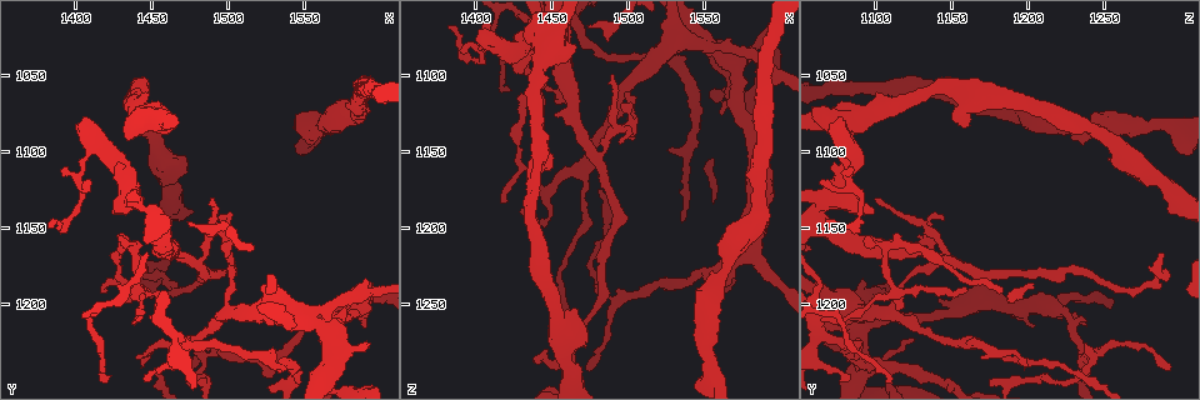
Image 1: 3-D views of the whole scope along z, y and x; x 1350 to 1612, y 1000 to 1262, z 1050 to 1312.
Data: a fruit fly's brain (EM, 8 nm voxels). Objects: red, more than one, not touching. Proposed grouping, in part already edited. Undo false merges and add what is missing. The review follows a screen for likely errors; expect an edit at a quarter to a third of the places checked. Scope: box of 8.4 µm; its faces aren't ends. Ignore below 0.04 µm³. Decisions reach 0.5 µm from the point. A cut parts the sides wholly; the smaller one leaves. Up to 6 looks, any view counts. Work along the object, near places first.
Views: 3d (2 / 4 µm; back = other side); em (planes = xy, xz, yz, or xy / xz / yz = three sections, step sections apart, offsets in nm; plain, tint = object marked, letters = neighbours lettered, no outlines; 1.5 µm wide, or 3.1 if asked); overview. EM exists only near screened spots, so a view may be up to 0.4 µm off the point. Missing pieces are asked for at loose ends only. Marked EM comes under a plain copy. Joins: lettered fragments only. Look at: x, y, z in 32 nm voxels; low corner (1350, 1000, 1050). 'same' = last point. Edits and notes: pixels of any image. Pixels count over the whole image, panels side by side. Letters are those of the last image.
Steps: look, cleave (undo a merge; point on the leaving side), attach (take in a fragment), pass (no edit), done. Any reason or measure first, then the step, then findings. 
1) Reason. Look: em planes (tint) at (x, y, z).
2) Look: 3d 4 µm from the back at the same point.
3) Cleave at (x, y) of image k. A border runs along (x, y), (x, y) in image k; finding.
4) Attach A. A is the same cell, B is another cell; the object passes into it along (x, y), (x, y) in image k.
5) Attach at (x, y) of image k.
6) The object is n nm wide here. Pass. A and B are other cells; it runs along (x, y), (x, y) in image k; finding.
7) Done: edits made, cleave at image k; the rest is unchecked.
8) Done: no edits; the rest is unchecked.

Look: em planes (letters) at (1558, 1208, 1226).

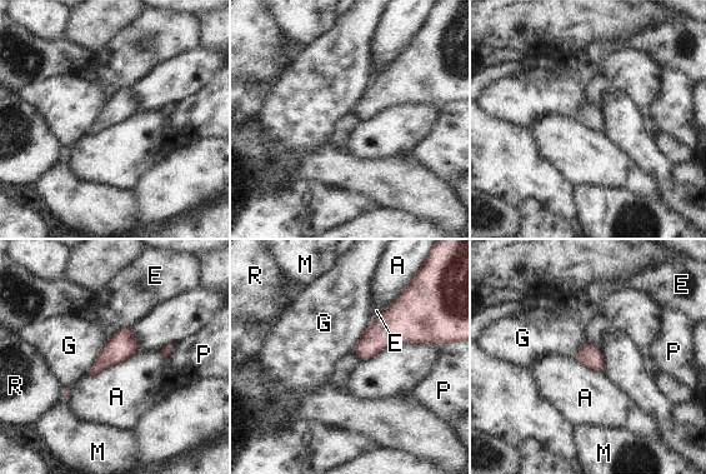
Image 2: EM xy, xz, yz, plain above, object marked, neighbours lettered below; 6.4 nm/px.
The object is 140 nm wide here. Pass. A, E, G, M, P and R are other cells; continuous, no second neuron.

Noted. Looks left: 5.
Look: em planes (letters) at (1566, 1082, 1228).

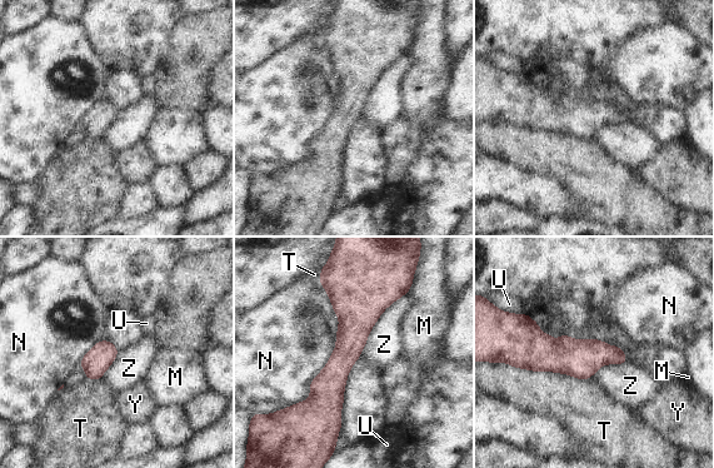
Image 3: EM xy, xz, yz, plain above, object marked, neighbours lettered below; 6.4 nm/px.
Pass. M, N, T, U, Y and Z are other cells; it runs along (350, 282), (334, 428) in image 3; one neuron here.

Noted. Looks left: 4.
Sharp bend. Look: 3d 4 µm from the back at (1490, 1152, 1134).

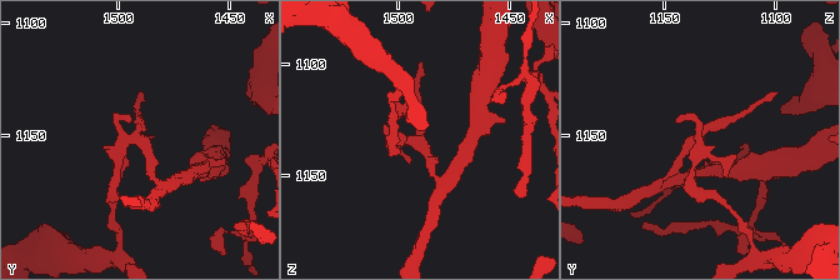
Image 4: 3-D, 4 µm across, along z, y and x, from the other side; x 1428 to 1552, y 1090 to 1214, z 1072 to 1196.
Need the tissue. Look: em yz step 4 (tint) at (1491, 1152, 1134).

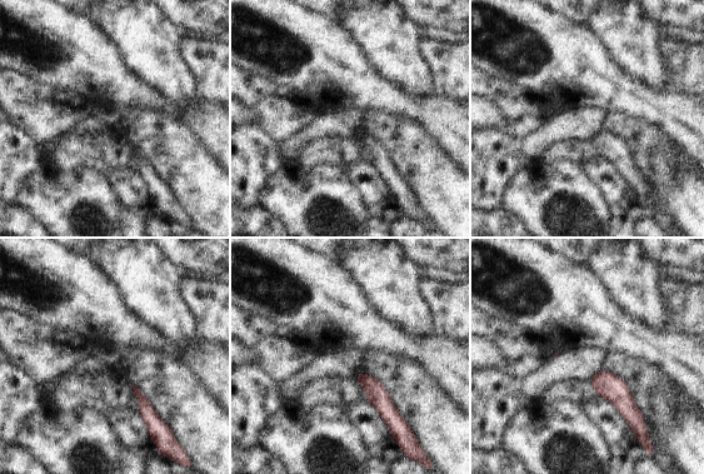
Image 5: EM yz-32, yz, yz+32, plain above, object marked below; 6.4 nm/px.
Look: em xz step 4 (letters) at the same point.

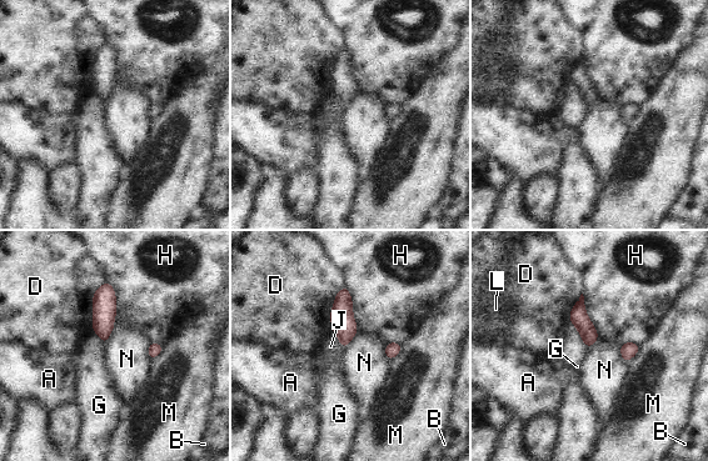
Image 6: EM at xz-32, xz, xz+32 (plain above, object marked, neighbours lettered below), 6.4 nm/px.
The object is 20 nm wide here. Pass. A, B, D, G, H, J, L, M and N are other cells; a border runs along (345, 285), (358, 327) in image 6; one neuron here.

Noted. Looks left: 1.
Done: no edits; the rest is unchecked.

